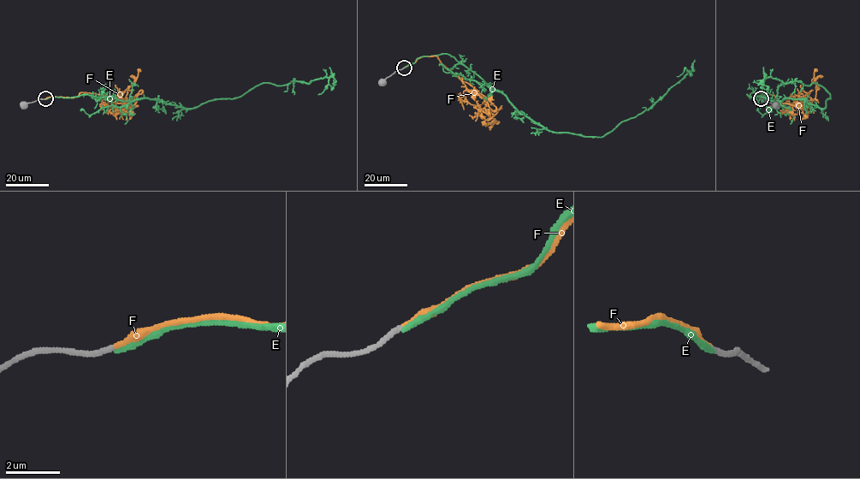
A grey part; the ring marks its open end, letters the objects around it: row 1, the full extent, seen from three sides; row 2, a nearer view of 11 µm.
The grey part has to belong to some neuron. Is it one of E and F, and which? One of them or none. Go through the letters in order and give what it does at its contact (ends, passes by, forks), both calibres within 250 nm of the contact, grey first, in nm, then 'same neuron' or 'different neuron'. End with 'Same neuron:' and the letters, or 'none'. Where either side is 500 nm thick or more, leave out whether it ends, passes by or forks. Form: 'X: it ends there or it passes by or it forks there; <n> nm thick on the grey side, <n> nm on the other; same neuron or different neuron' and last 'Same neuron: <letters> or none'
E: it ends there; 200 nm thick on the grey side, 240 nm on the other; different neuron
F: it ends there; 200 nm thick on the grey side, 180 nm on the other; same neuron
Same neuron: F

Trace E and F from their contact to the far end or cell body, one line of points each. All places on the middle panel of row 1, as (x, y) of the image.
E: (404, 68), (422, 56), (447, 54), (548, 129), (594, 137), (602, 137), (648, 110), (687, 71), (677, 76)
F: (404, 68), (436, 56), (487, 97), (495, 107), (485, 106), (490, 119), (484, 121), (497, 123)

